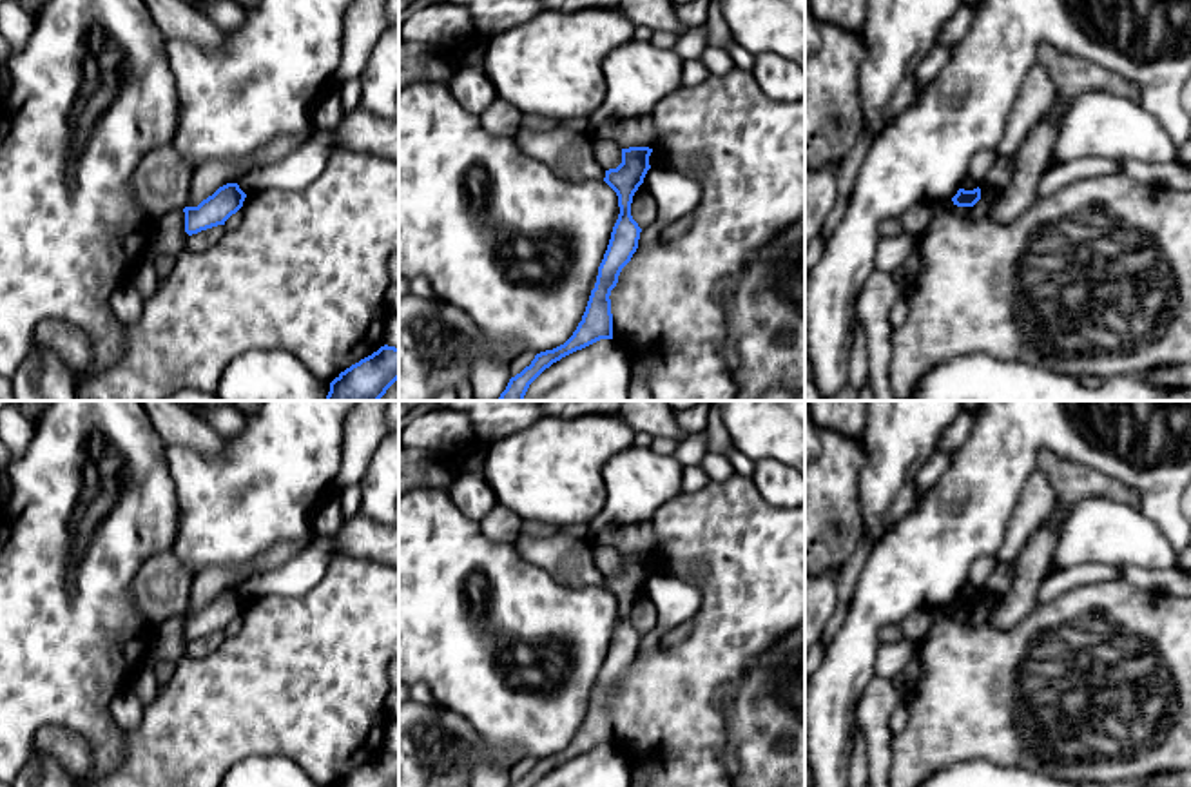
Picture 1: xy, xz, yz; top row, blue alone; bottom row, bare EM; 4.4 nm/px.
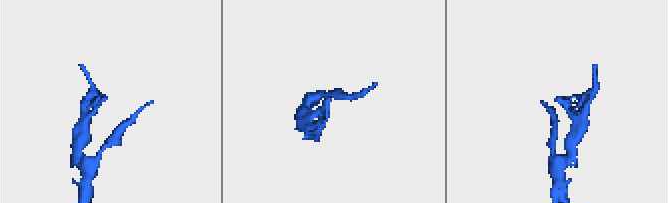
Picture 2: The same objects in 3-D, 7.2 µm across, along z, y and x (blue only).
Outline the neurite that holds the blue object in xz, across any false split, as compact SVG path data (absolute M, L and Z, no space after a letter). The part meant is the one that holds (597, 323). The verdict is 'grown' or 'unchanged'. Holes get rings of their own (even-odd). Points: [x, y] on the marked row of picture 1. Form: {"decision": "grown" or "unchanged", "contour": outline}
{"decision": "unchanged", "contour": "M649 147L622 149L622 163L605 170L604 181L616 192L620 214L613 227L604 259L598 267L595 288L586 312L573 335L560 346L535 355L529 366L509 379L506 390L495 401L524 401L529 384L553 363L582 350L600 339L613 339L611 290L618 283L622 268L638 248L642 228L631 216L633 196L644 183L649 165Z"}

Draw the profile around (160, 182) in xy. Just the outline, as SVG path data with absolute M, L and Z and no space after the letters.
M156 147L147 152L132 172L132 196L152 221L174 209L185 209L194 167L176 151Z

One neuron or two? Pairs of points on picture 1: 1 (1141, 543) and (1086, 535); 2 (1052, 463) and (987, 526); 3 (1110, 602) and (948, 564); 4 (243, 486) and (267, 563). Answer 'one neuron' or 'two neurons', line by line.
1: one neuron
2: two neurons
3: two neurons
4: two neurons

